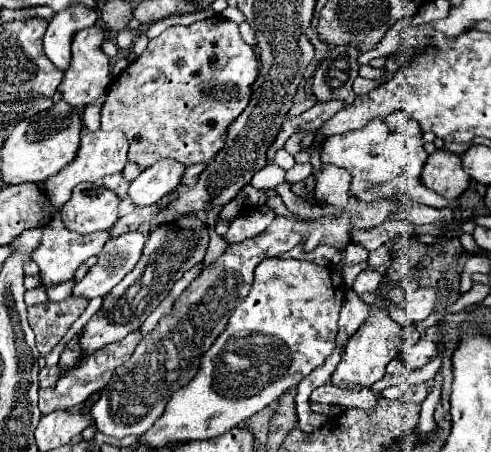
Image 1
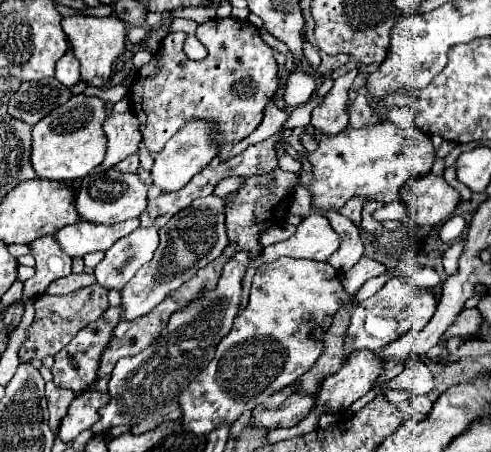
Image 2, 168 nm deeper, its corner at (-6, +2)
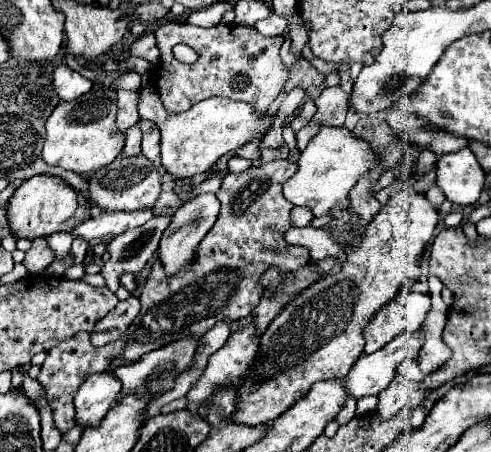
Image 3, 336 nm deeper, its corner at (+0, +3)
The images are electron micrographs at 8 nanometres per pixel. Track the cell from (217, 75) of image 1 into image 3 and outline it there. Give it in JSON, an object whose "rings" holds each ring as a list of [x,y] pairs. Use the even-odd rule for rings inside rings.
{"rings":[[[169,21],[155,31],[157,47],[161,49],[159,65],[151,71],[151,83],[155,83],[155,91],[165,105],[167,113],[187,111],[201,99],[219,95],[235,101],[245,101],[253,105],[253,109],[267,111],[267,107],[277,99],[287,81],[287,67],[281,63],[279,49],[285,37],[263,37],[255,27],[241,25],[217,25],[217,27],[195,27],[191,23],[175,23]],[[187,43],[199,55],[199,59],[191,65],[179,63],[173,57],[173,45]]]}

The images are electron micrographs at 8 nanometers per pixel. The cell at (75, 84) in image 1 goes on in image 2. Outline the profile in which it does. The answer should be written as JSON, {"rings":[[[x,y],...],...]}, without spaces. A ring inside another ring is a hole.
{"rings":[[[71,14],[71,16],[63,16],[61,26],[69,38],[69,46],[75,54],[75,58],[79,58],[81,80],[85,80],[89,86],[103,88],[109,82],[111,66],[113,66],[115,58],[119,58],[125,50],[125,34],[127,34],[125,24],[117,16],[95,18],[95,16]]]}

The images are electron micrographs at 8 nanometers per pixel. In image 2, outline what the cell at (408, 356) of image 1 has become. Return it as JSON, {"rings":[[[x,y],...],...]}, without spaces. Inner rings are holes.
{"rings":[[[409,358],[403,372],[385,384],[387,390],[407,390],[413,396],[429,394],[435,386],[435,376],[427,368],[425,358]]]}

